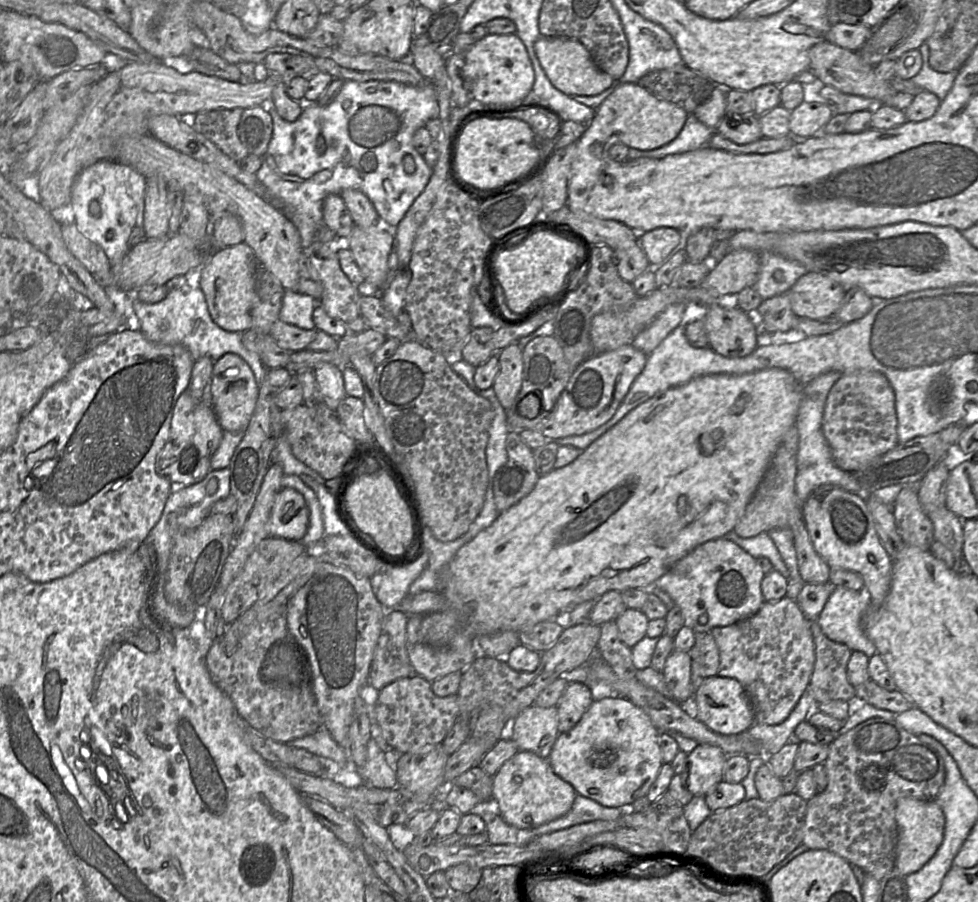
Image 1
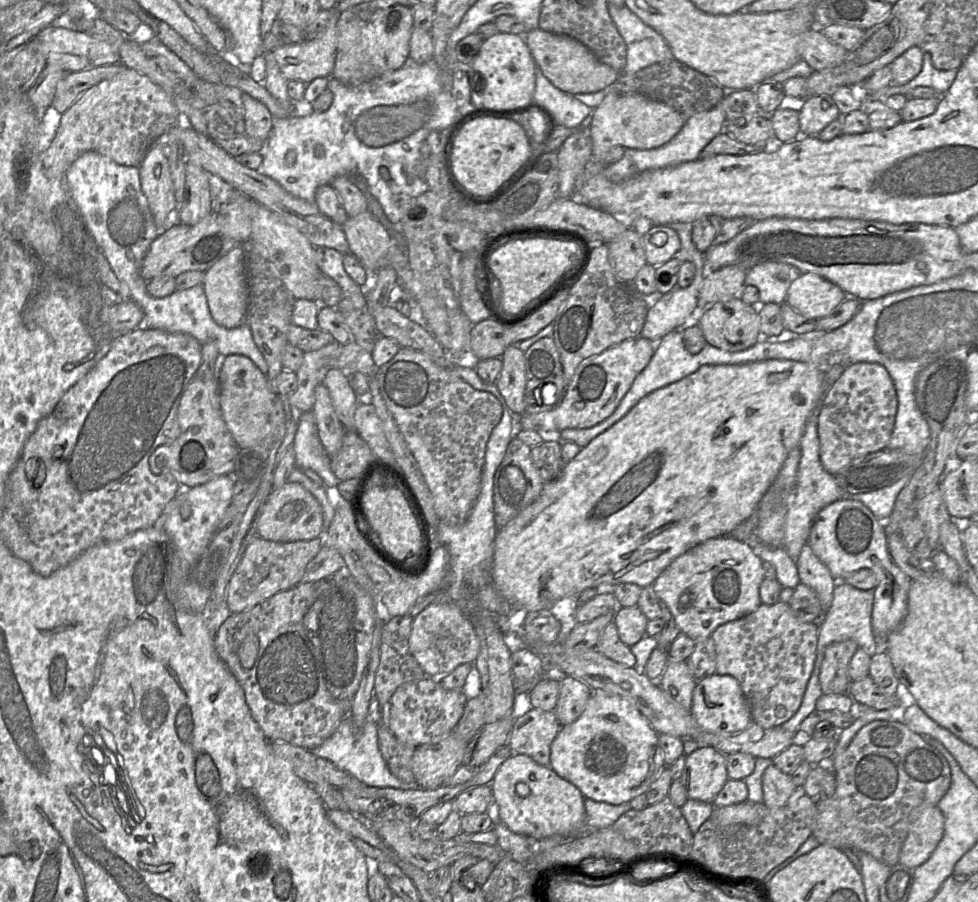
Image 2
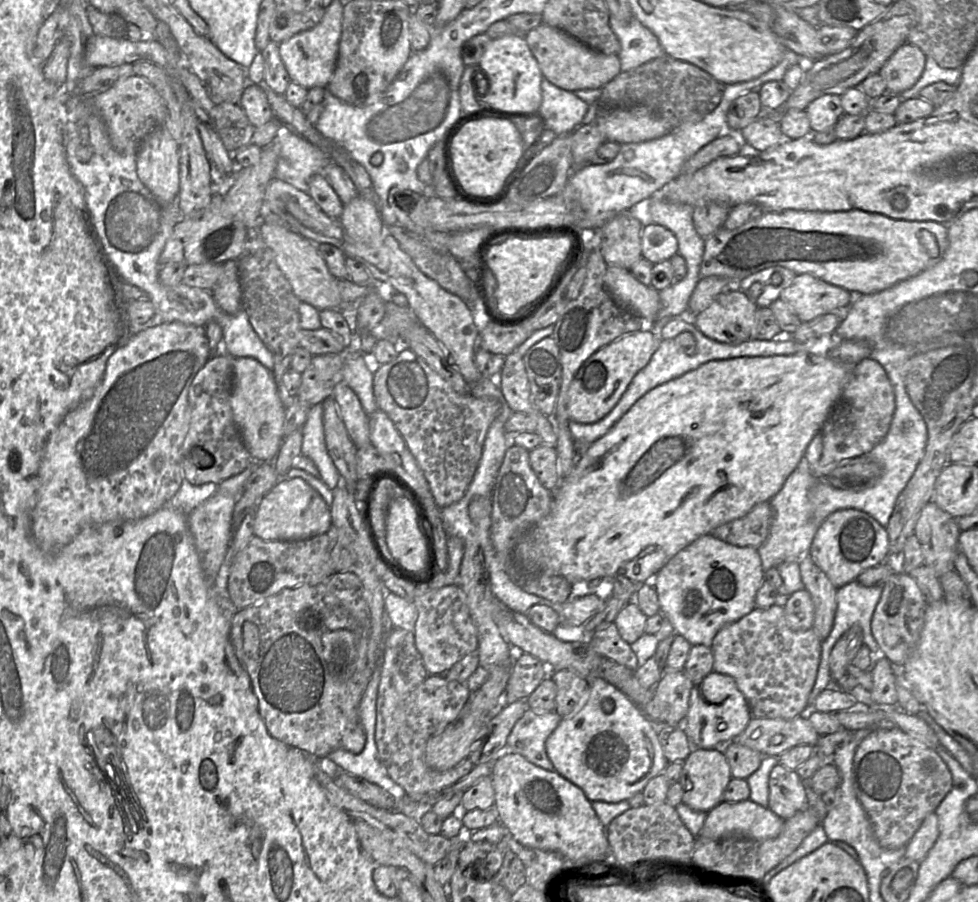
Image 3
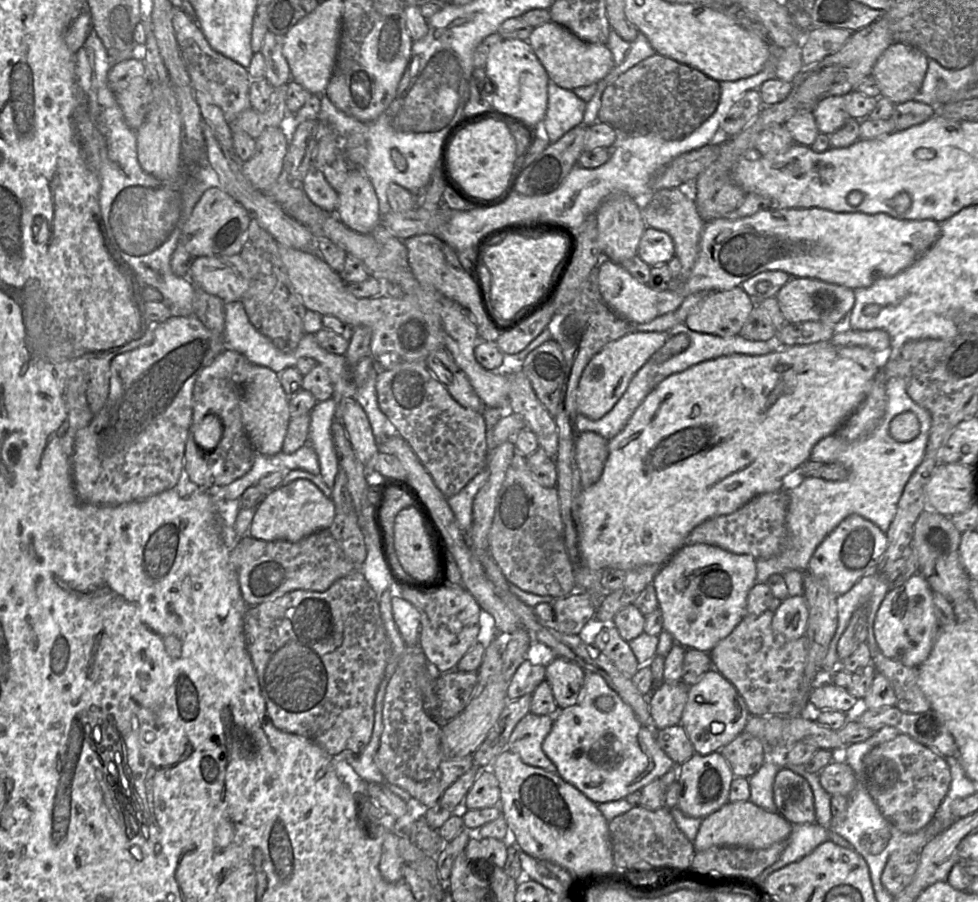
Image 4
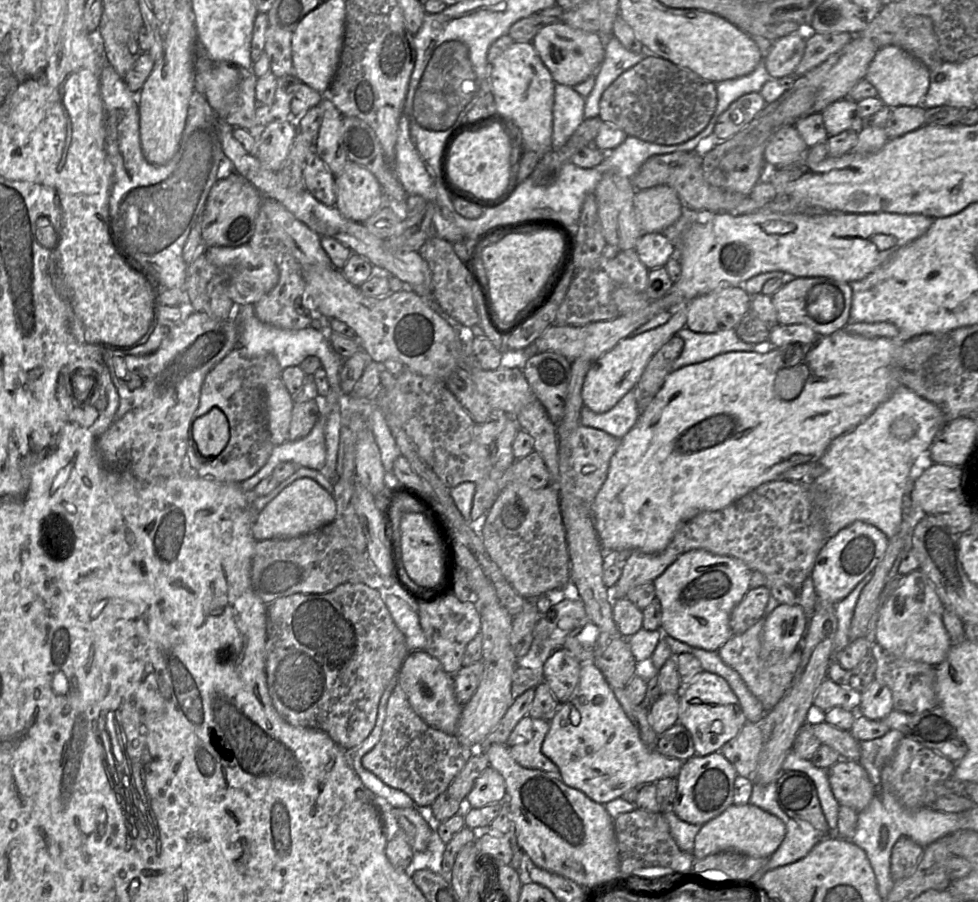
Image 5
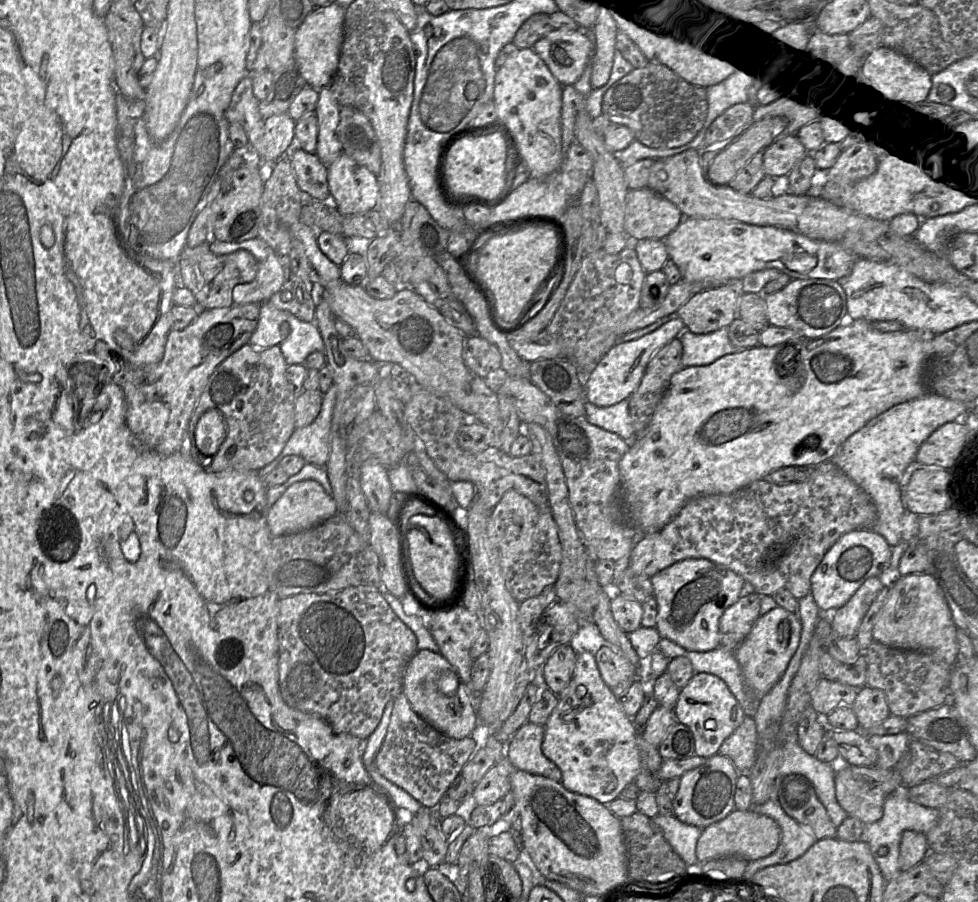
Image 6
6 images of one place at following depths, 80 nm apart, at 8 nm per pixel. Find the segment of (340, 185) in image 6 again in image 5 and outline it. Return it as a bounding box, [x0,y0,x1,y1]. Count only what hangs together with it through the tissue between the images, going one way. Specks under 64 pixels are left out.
[335,161,386,223]

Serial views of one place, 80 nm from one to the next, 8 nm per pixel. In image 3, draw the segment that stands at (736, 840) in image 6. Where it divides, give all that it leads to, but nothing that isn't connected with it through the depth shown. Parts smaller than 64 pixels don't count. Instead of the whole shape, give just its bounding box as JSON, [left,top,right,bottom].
[700,799,784,840]

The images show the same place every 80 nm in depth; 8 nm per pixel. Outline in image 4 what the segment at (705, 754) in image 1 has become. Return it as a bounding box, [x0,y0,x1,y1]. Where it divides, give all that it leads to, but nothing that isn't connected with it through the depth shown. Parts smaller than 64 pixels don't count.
[677,751,733,818]

